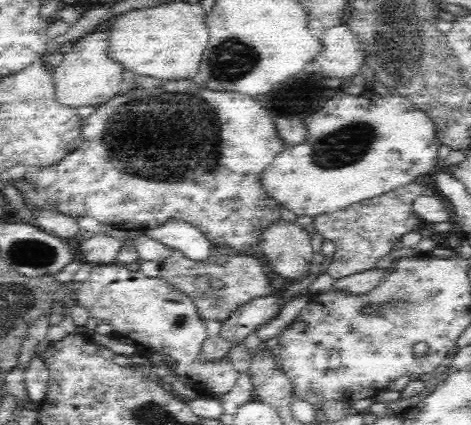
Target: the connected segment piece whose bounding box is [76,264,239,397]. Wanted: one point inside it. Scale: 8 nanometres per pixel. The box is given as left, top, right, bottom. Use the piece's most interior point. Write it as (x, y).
(147, 312)

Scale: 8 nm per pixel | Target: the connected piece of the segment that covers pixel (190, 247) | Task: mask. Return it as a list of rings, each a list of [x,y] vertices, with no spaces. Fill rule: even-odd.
[[[167,220],[153,229],[146,229],[145,235],[165,244],[168,249],[180,252],[192,261],[207,261],[212,258],[211,242],[191,222],[186,220]]]

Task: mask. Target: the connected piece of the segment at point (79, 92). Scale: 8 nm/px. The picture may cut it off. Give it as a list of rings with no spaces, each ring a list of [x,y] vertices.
[[[104,25],[93,34],[74,42],[72,50],[64,54],[63,60],[52,69],[58,103],[76,110],[86,106],[96,107],[129,90],[122,77],[125,68],[108,56],[108,42],[110,42],[110,28],[109,25]]]

